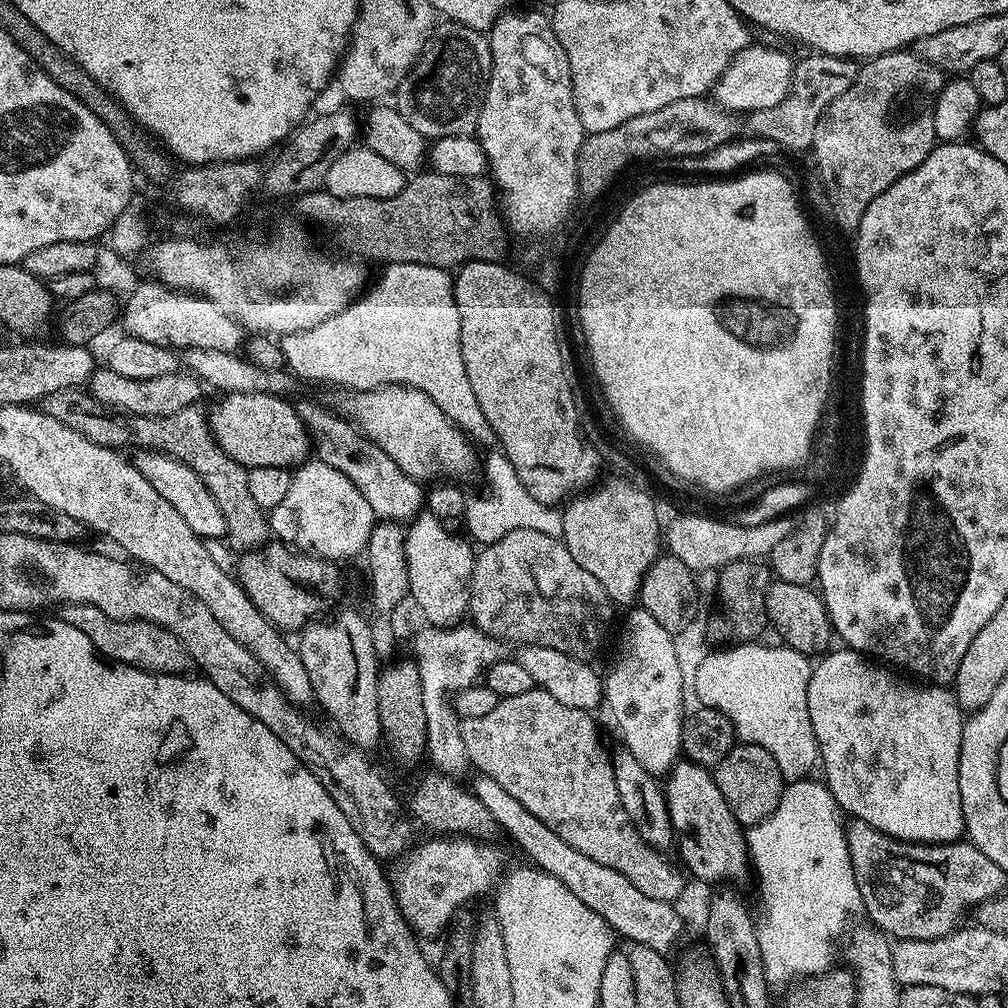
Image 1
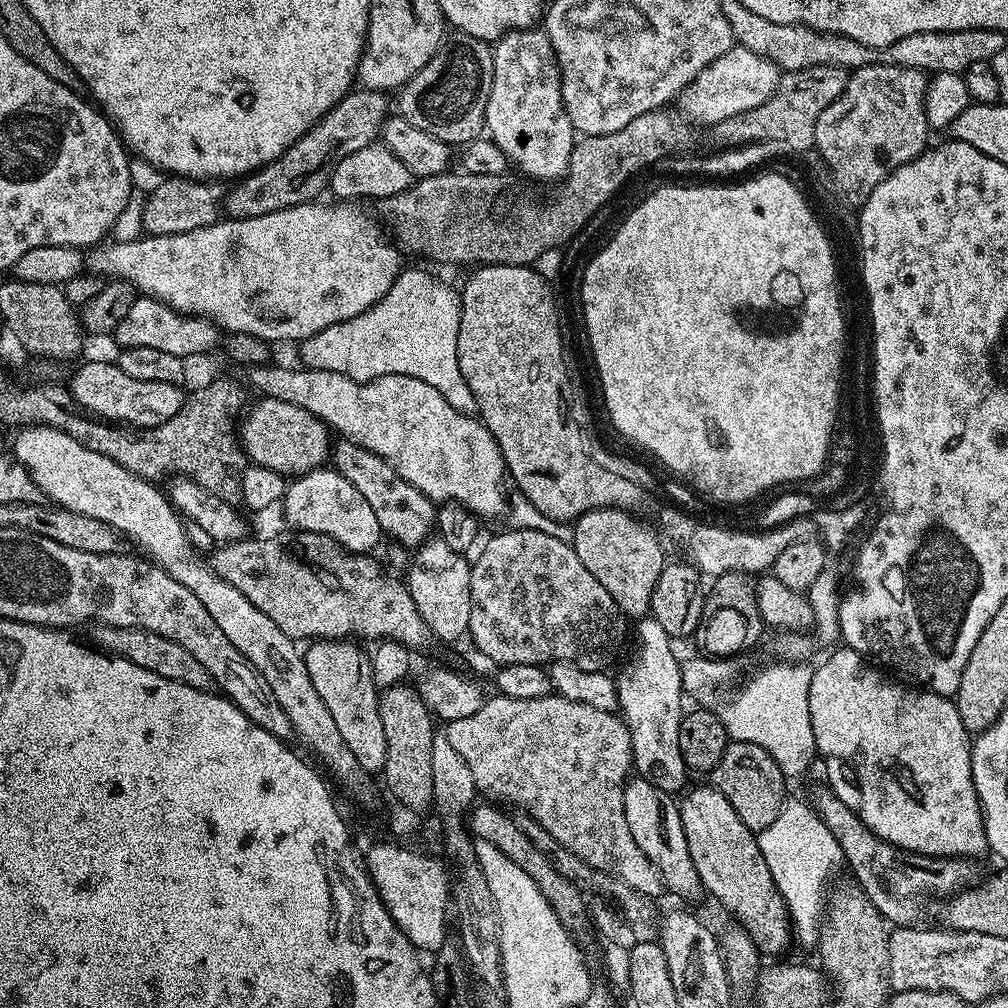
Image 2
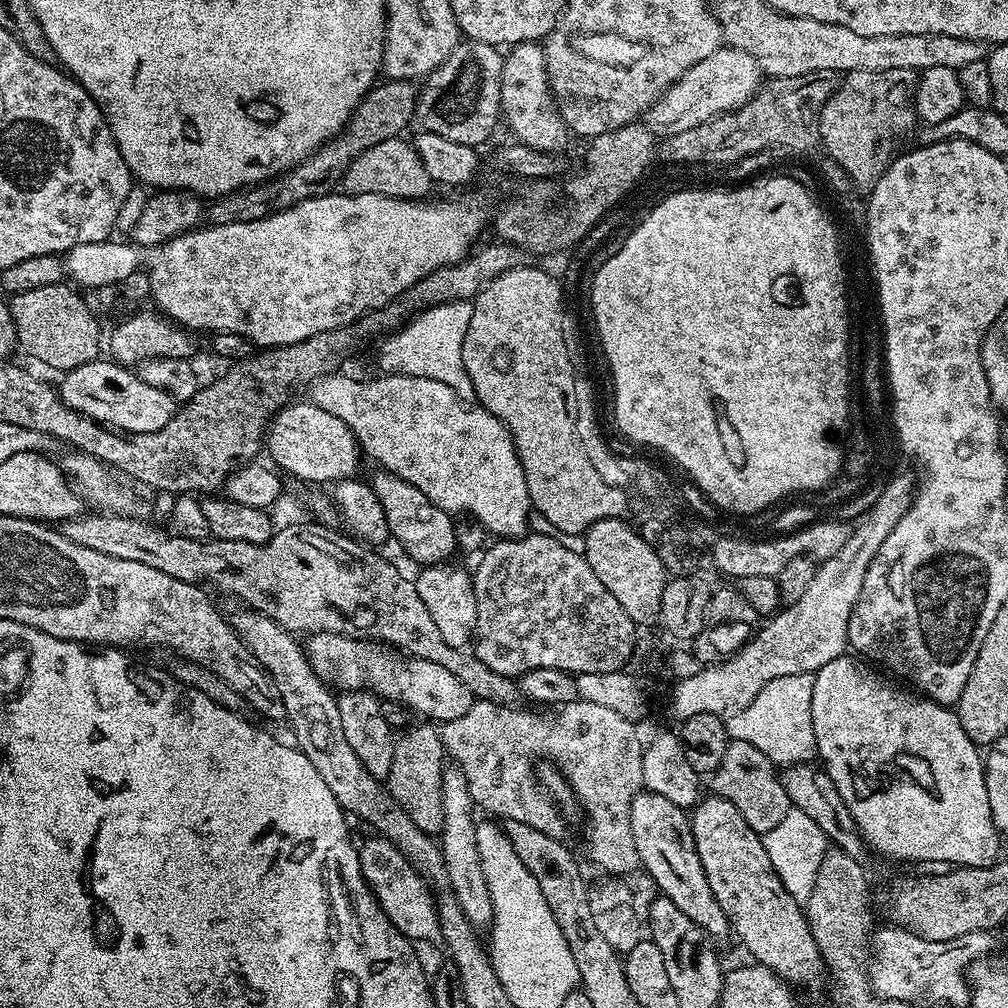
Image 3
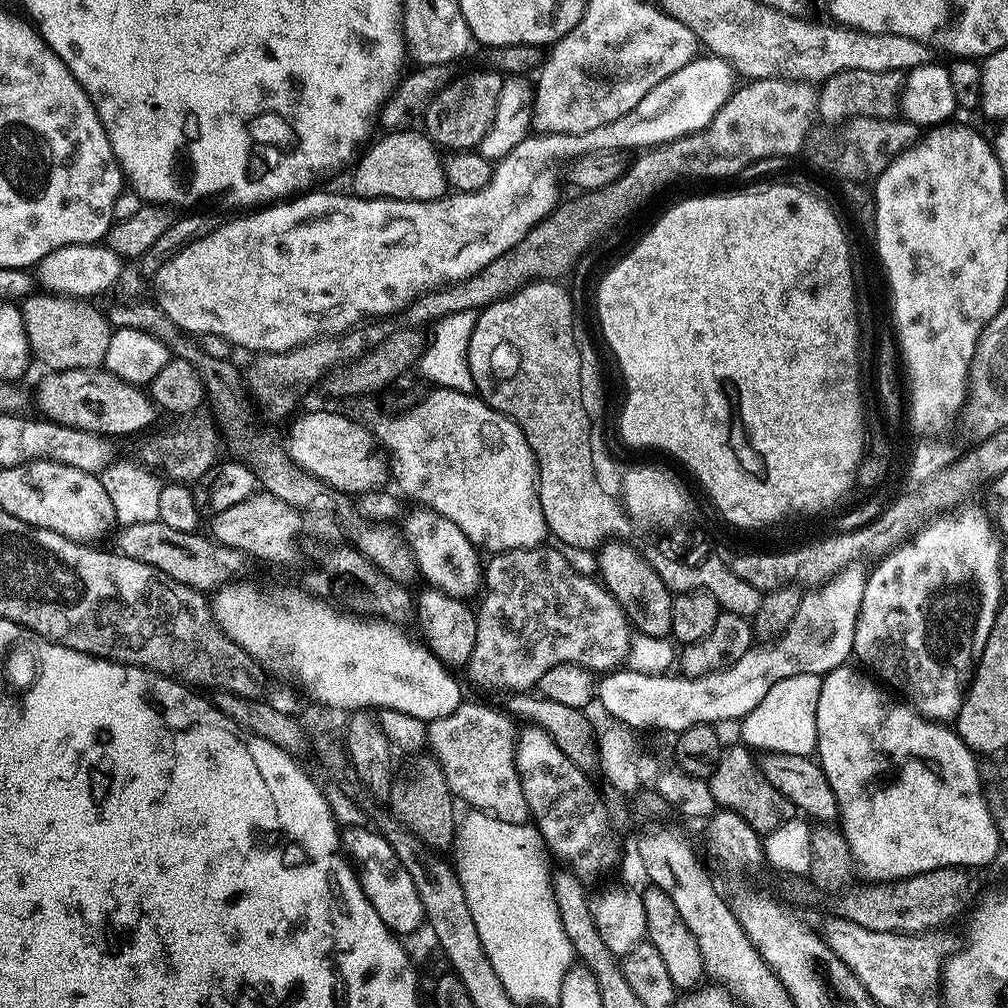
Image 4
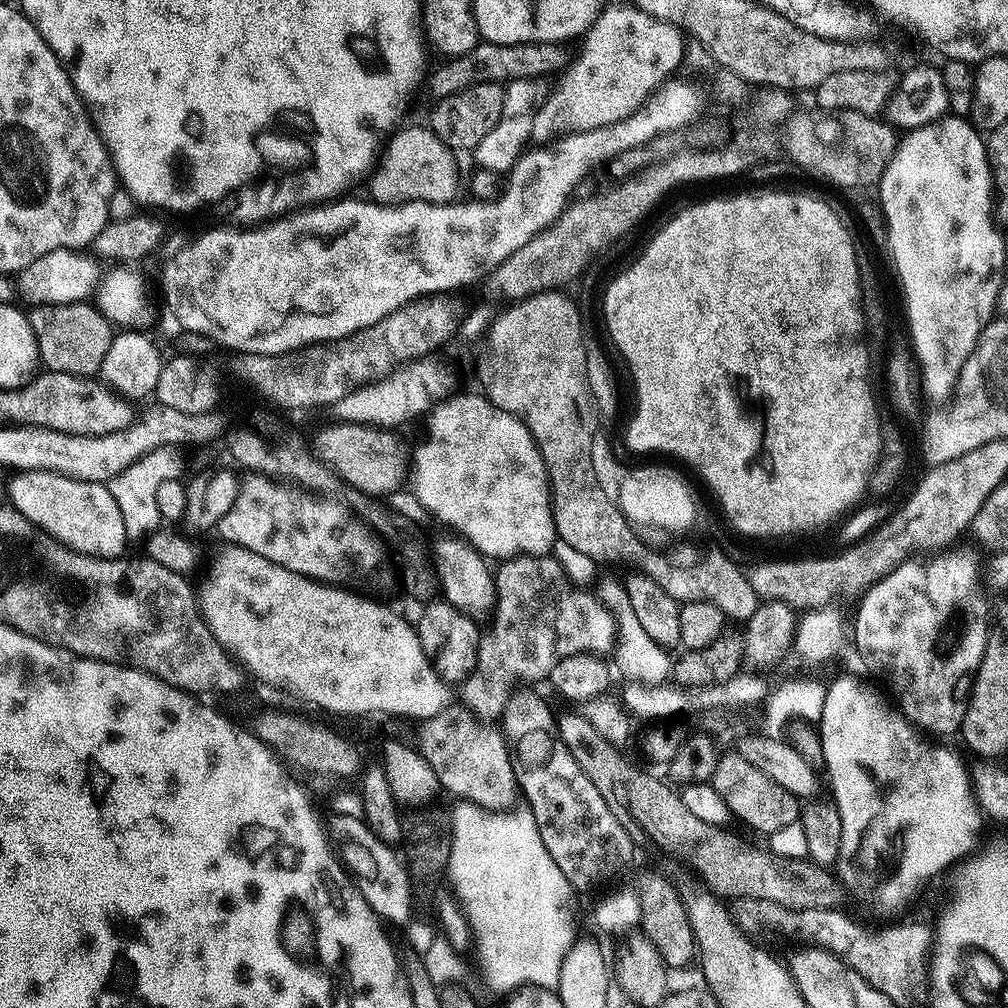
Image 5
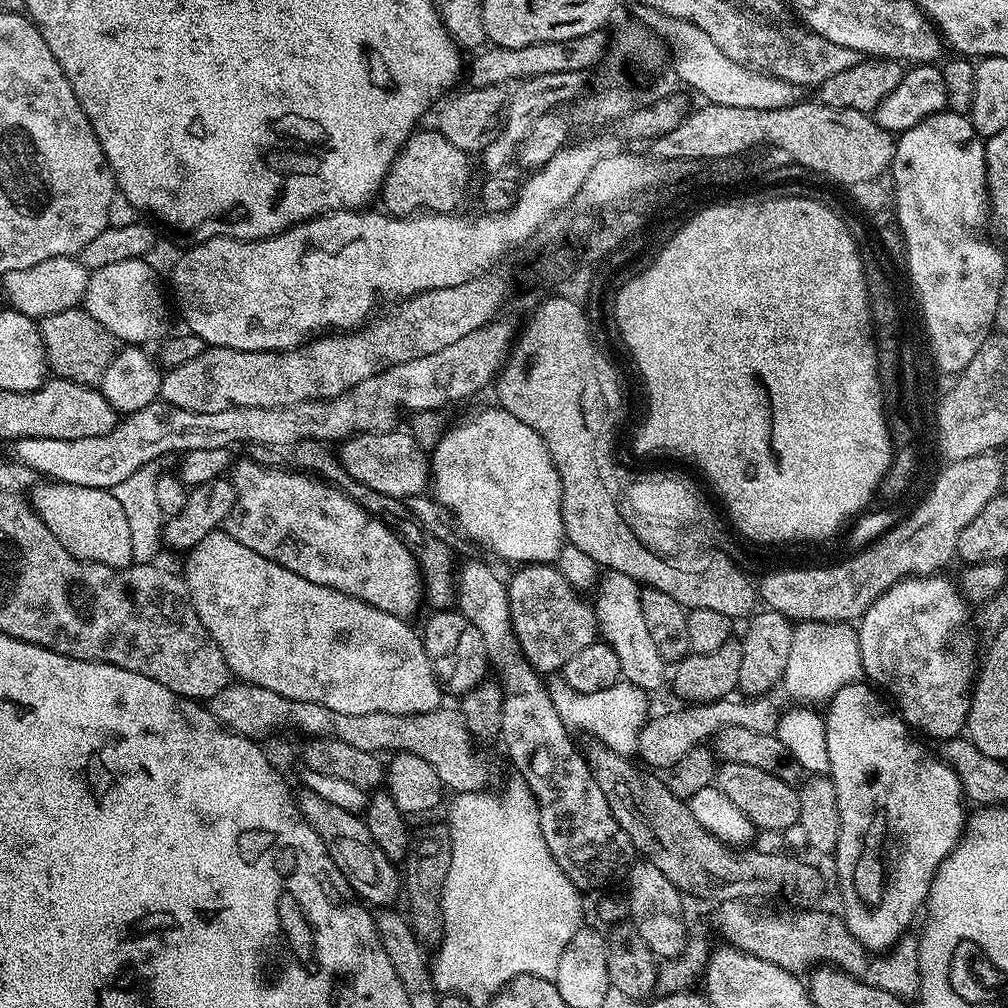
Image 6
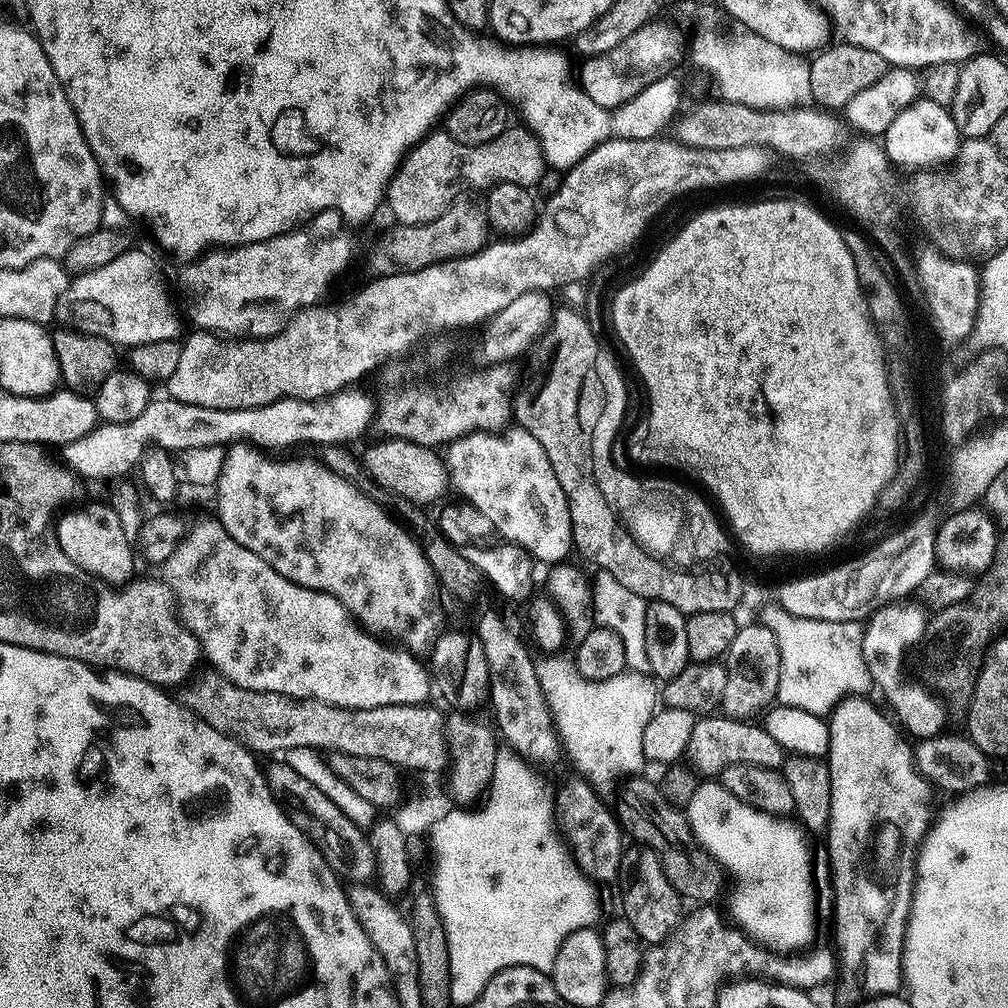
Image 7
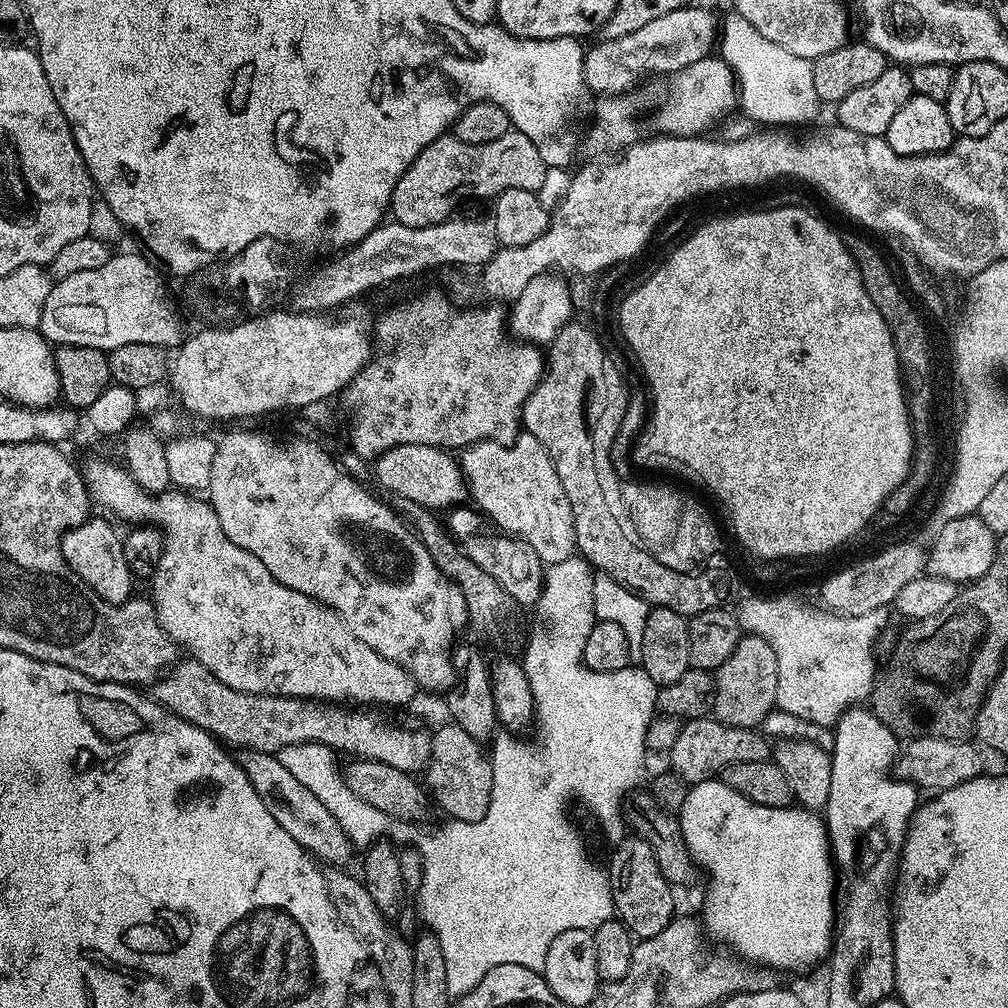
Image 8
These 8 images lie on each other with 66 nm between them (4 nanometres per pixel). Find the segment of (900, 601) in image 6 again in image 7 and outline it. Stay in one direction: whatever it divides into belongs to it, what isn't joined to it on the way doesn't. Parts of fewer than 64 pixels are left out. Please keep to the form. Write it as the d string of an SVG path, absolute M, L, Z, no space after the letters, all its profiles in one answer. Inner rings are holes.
M912 602L887 604L885 608L880 608L868 617L863 625L861 652L873 685L877 689L880 687L885 702L892 707L891 715L895 723L909 737L916 736L917 741L923 741L941 735L945 731L944 723L948 720L948 712L944 709L945 701L929 685L928 689L926 685L919 684L916 680L908 680L907 674L904 673L904 659L907 658L908 651L923 636L925 639L930 628L930 616L924 613L925 605L908 603Z

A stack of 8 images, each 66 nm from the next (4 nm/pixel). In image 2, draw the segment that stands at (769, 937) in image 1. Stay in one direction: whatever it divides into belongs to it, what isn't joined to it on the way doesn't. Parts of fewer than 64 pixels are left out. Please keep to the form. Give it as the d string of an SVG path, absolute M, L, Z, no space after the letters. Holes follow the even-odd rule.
M789 799L773 825L757 835L759 849L787 905L793 935L806 946L819 941L831 878L843 865L841 847L807 801Z

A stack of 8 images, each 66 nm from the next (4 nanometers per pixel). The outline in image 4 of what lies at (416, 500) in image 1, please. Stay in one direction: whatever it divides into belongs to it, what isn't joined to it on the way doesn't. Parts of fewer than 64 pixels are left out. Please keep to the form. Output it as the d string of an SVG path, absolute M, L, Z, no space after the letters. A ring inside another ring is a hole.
M412 506L412 509L408 513L403 513L403 518L403 537L408 544L409 550L412 552L417 573L421 577L425 576L428 579L427 583L429 585L440 588L443 592L451 596L472 598L468 596L474 595L473 597L475 597L482 588L482 560L476 557L478 555L478 549L476 545L468 541L466 534L462 534L462 530L458 530L458 526L454 526L454 522L450 522L450 518L442 518L442 514L438 514L433 508Z

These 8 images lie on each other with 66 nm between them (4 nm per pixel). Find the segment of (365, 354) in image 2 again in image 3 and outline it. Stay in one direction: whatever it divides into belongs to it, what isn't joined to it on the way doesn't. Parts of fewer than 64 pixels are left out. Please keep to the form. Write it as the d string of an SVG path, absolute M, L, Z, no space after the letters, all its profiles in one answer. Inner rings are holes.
M453 300L436 304L411 317L398 331L379 343L378 362L383 373L391 375L433 378L450 386L464 403L475 401L473 382L462 362L462 342L470 326L473 306L468 300Z

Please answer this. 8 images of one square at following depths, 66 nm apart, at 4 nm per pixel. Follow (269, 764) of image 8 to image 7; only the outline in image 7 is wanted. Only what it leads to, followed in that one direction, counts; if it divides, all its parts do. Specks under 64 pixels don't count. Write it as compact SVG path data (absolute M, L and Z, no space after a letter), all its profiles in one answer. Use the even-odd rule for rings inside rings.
M287 762L267 765L266 779L270 790L280 801L283 809L298 826L314 842L314 846L326 858L329 869L340 877L341 881L352 886L364 886L376 875L376 859L370 846L365 829L355 824L314 782L306 782L302 774L298 774Z

